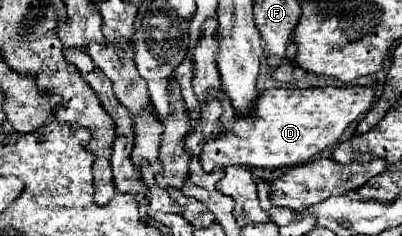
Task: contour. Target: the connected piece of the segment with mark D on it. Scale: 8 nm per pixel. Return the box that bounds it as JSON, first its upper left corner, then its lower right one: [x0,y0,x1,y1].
[201,86,375,172]

